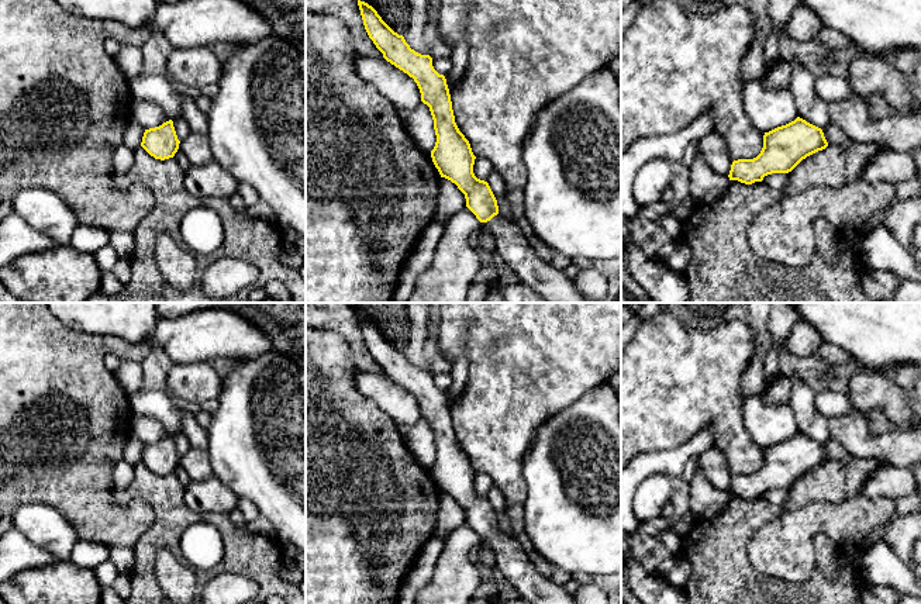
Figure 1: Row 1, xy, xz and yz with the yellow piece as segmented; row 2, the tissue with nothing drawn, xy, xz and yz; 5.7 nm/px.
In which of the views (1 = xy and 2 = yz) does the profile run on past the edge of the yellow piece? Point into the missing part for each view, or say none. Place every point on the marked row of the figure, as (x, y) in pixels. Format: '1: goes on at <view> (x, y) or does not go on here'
1: does not go on here
2: does not go on here

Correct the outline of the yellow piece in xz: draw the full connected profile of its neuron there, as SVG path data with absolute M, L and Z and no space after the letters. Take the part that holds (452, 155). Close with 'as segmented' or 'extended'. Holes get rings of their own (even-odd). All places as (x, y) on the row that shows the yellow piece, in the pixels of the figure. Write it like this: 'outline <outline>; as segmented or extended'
outline M361 0L358 6L365 30L383 58L417 83L421 101L430 107L434 120L437 142L431 151L432 162L441 177L455 183L465 194L466 207L476 218L489 225L496 252L520 283L538 293L545 303L587 303L565 270L542 260L515 221L499 214L489 183L473 173L476 156L455 122L446 79L434 69L432 58L411 49L404 37L394 32L372 6Z; extended

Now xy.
outline M169 120L159 127L145 130L141 146L155 159L165 161L175 156L179 144L173 121Z; as segmented

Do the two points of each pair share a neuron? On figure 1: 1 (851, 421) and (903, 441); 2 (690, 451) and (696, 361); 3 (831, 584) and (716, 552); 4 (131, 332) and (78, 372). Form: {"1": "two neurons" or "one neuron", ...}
{"1": "one neuron", "2": "two neurons", "3": "one neuron", "4": "two neurons"}

